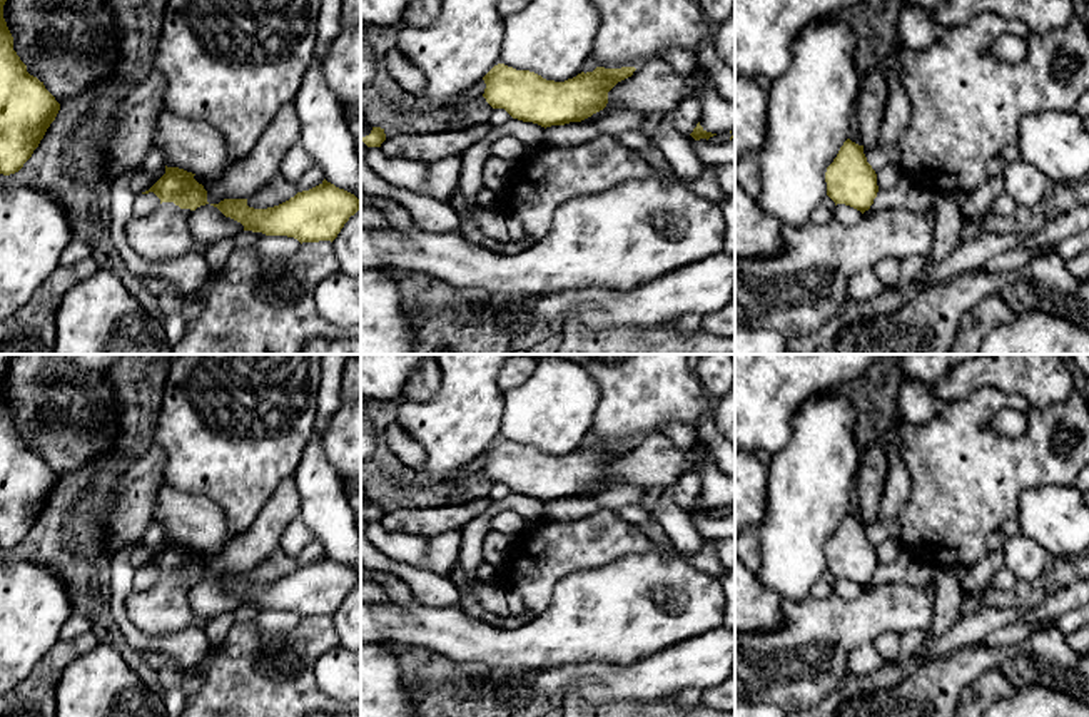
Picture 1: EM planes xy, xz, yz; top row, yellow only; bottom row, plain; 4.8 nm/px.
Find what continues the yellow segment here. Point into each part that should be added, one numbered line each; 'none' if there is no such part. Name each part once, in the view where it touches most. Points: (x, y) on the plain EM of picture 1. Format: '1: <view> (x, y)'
none

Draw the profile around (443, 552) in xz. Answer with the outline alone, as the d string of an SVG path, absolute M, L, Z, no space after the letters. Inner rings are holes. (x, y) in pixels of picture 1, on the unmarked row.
M451 530L431 538L426 555L426 570L448 577L459 558L463 530Z

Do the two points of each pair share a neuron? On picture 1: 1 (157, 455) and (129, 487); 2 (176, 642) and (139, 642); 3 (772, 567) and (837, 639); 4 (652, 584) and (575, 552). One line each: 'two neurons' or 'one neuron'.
1: one neuron
2: one neuron
3: two neurons
4: two neurons

